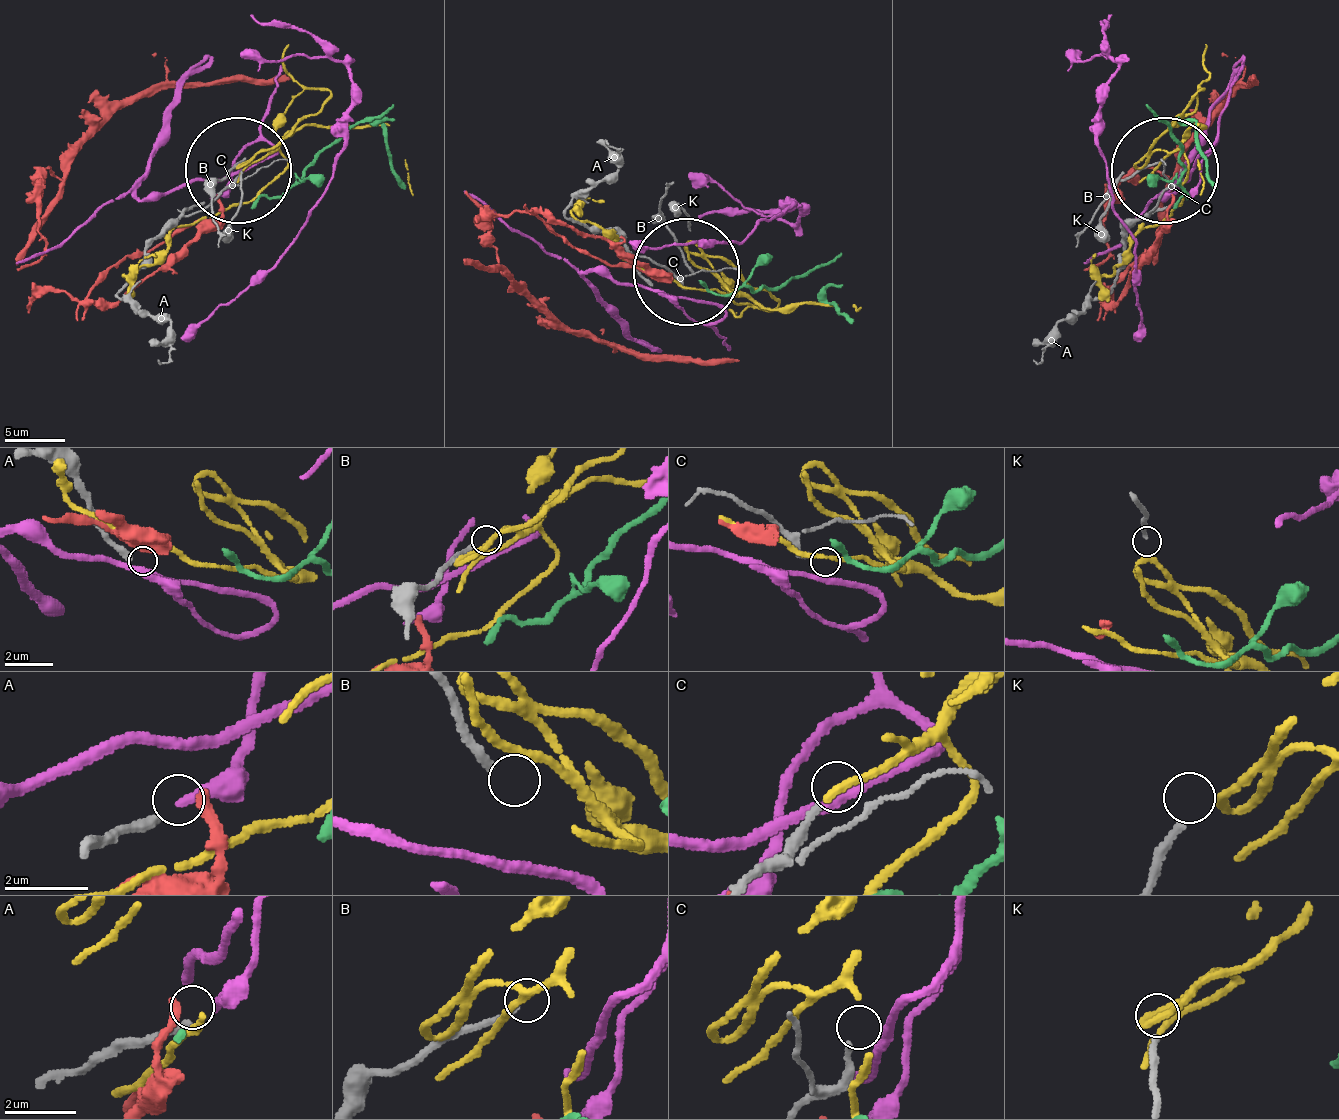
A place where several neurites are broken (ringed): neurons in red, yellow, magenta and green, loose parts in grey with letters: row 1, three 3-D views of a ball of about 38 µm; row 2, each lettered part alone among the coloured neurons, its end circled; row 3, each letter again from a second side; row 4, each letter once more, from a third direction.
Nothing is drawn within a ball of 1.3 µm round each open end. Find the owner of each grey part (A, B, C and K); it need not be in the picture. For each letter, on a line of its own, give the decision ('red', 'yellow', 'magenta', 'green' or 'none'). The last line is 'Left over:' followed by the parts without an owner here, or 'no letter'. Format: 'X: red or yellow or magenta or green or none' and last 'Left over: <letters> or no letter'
A: none
B: none
C: none
K: none
Left over: A, B, C, K

